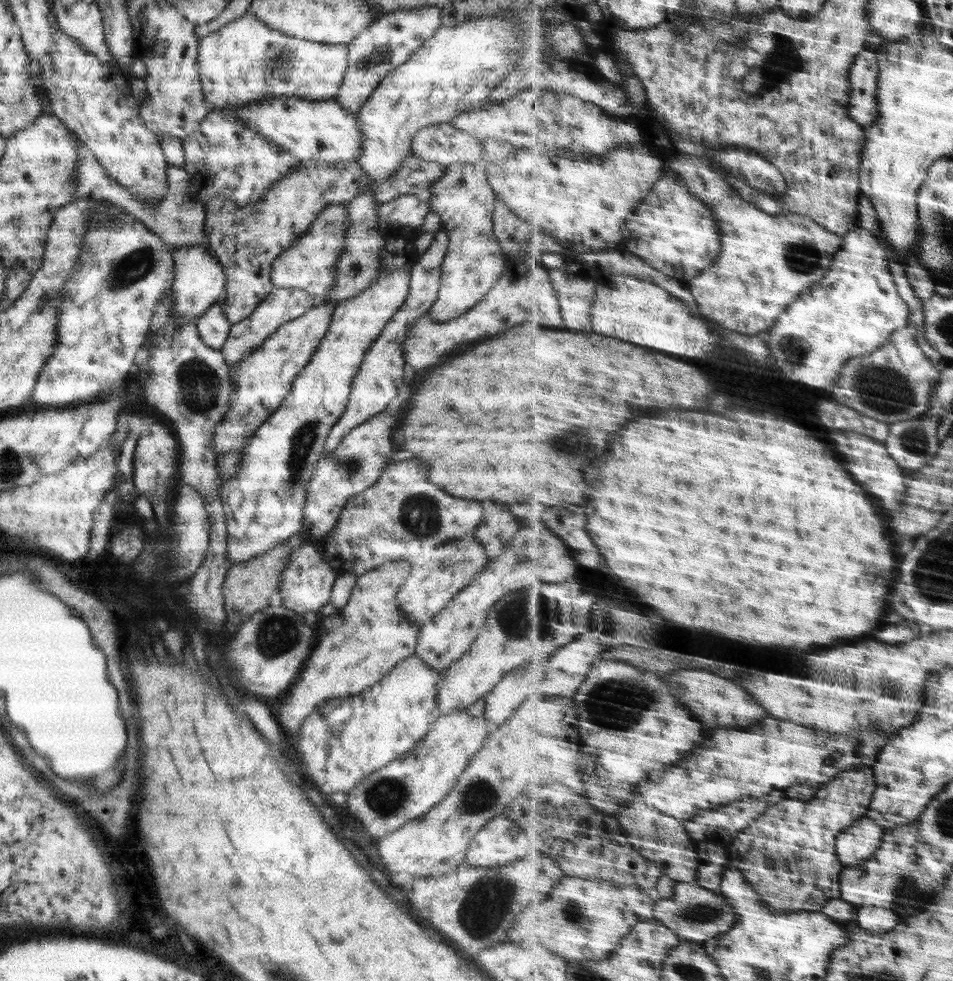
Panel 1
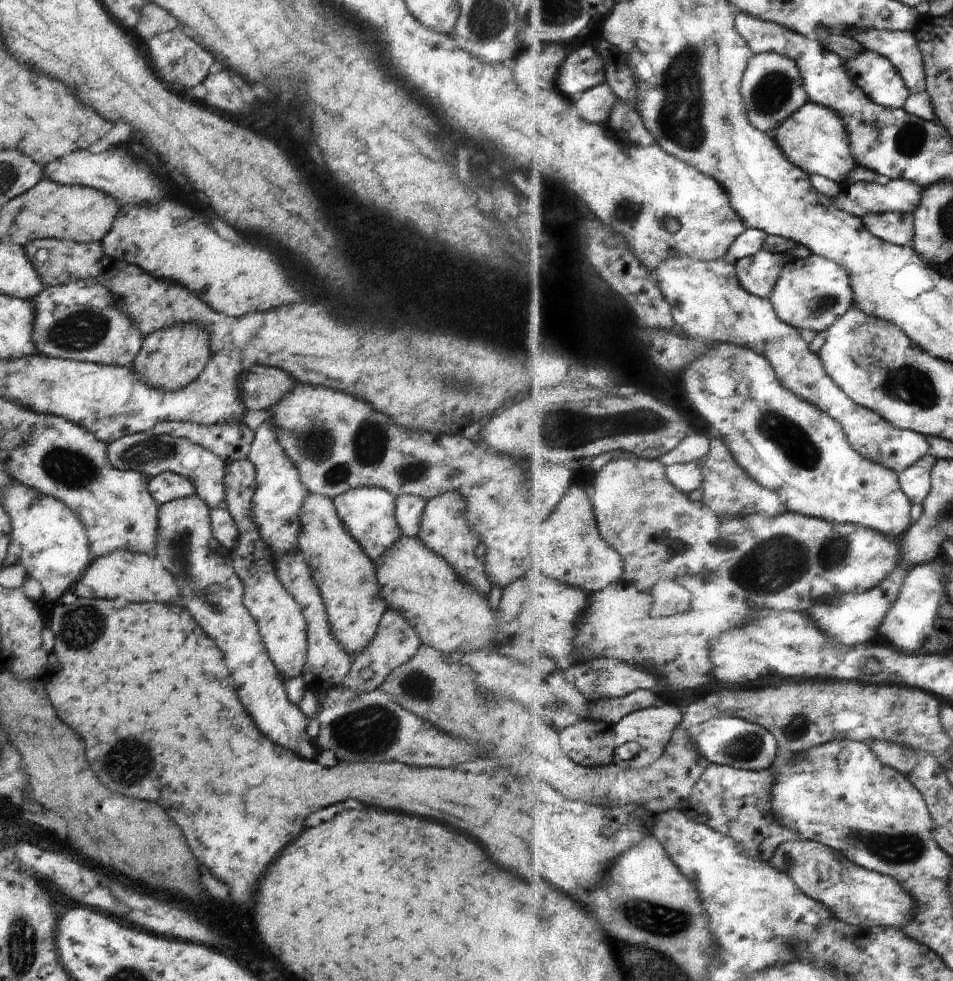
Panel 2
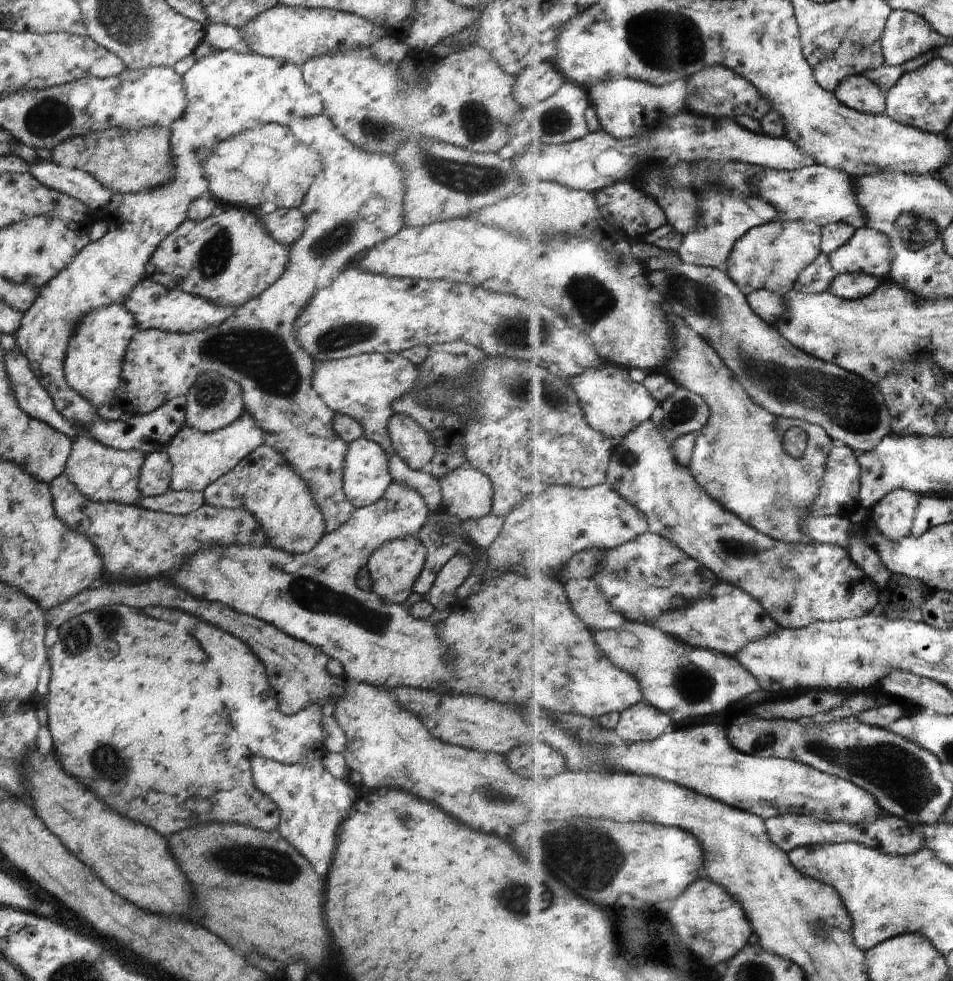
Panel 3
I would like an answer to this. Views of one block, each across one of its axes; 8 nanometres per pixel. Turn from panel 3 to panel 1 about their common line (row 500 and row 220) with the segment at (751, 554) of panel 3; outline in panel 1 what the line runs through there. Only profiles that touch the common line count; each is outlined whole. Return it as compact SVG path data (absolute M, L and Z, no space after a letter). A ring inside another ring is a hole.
M667 166L638 211L625 223L622 234L624 250L641 257L659 272L685 283L711 268L721 255L722 240L711 209L701 197L688 190L678 172Z

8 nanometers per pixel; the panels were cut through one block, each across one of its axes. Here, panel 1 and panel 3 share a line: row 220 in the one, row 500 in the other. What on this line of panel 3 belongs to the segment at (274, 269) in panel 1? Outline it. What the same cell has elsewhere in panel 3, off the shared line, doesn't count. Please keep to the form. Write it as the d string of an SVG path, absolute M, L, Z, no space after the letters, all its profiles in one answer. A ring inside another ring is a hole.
M323 114L291 119L287 128L299 142L320 156L323 168L312 180L298 206L299 212L304 216L303 226L299 238L287 247L283 272L269 288L235 307L223 322L214 327L195 329L190 333L139 329L126 346L120 364L119 382L110 405L130 415L146 415L168 400L184 397L199 375L215 371L232 380L239 385L244 412L256 421L262 432L262 444L276 450L305 483L315 506L323 515L324 532L330 533L347 522L354 509L342 491L342 466L347 443L333 432L331 419L334 412L312 387L310 376L315 362L297 343L296 320L318 290L327 288L327 285L331 284L345 267L353 265L362 253L403 228L403 175L391 155L368 153L351 144L339 134L330 118ZM301 420L315 420L317 430L323 434L303 432L301 426L297 428Z

